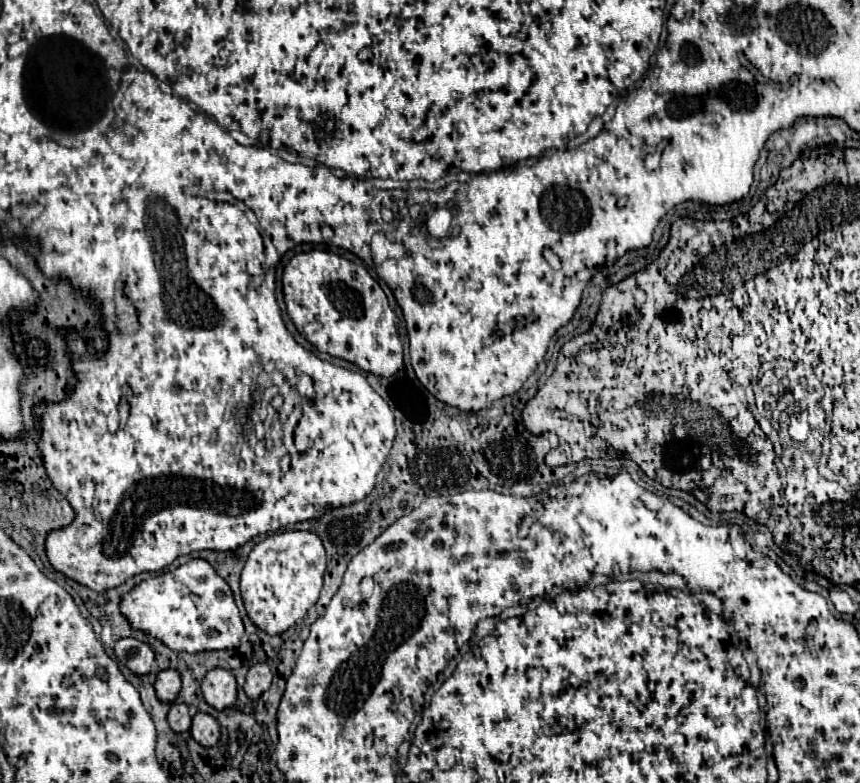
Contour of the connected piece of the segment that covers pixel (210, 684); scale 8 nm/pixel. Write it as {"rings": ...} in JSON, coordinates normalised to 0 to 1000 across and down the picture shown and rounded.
{"rings":[[[250,852],[245,857],[241,857],[236,872],[234,872],[234,883],[238,895],[250,903],[250,905],[262,905],[269,903],[276,895],[276,870],[273,862],[264,854]]]}

